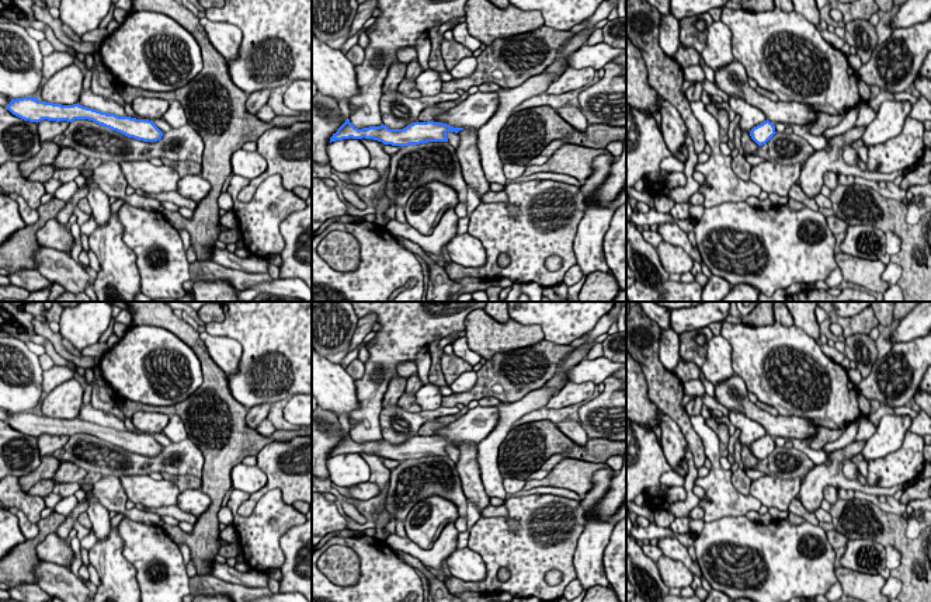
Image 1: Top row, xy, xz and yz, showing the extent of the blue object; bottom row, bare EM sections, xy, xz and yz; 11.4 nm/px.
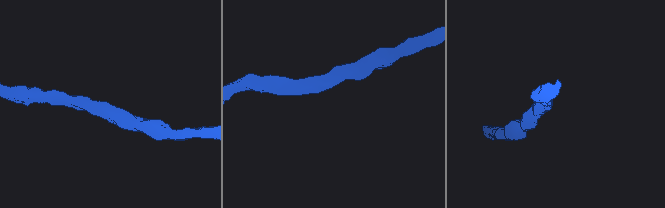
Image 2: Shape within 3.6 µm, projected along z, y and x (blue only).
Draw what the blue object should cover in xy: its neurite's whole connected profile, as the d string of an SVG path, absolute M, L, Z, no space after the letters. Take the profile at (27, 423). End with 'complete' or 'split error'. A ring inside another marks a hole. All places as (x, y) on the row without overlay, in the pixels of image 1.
M37 411L11 413L6 421L13 429L29 435L67 435L88 434L112 445L117 445L128 452L143 456L157 456L163 446L149 434L136 434L131 431L118 431L115 428L101 427L77 418L62 420L46 415L39 415Z; complete

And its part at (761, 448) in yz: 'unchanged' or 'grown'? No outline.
unchanged

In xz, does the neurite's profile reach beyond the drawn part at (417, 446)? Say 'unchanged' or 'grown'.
unchanged

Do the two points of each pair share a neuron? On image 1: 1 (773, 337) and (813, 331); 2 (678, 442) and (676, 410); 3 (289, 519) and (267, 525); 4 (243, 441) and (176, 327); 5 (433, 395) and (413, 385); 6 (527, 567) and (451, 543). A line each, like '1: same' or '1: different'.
1: different
2: different
3: same
4: same
5: different
6: different

